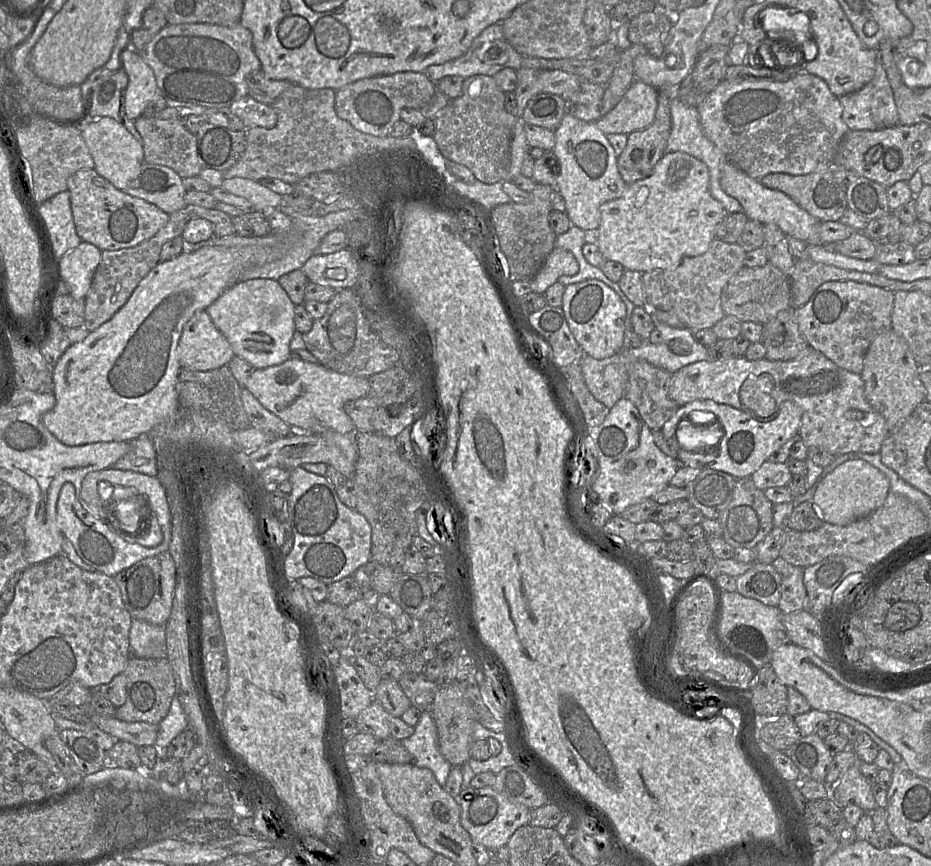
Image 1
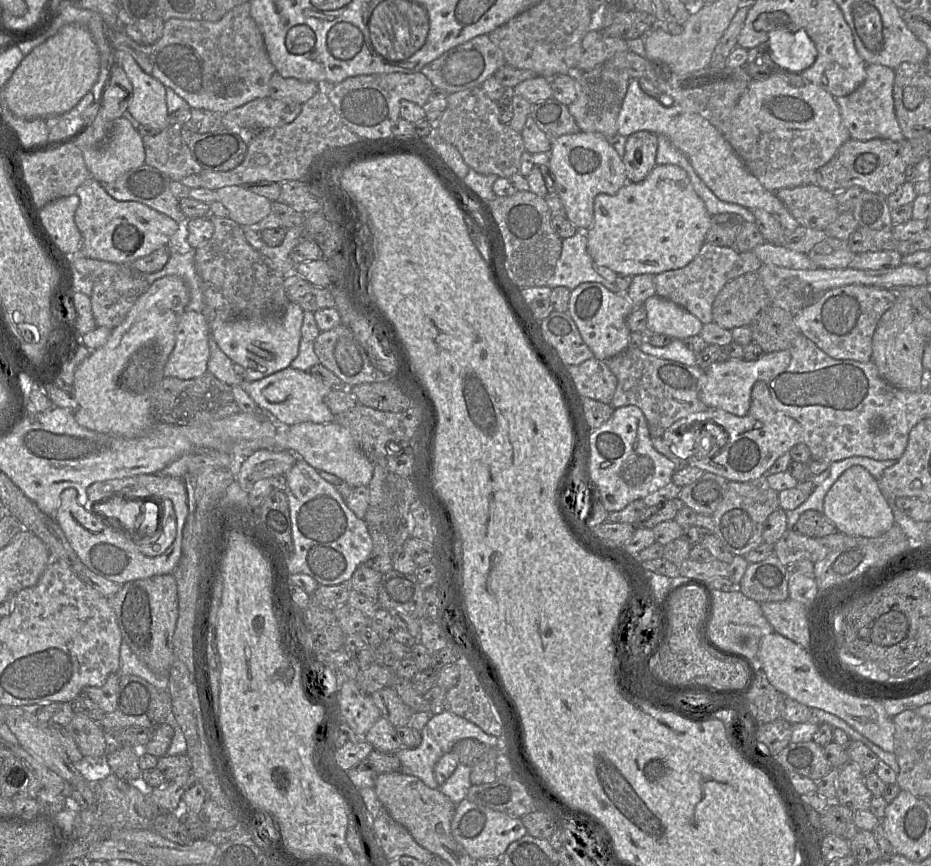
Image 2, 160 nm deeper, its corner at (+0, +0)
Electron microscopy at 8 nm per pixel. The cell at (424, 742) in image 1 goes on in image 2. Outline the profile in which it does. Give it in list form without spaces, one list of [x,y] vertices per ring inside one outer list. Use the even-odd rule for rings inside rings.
[[[427,726],[420,731],[420,735],[421,742],[416,748],[402,747],[395,753],[401,763],[400,771],[418,777],[429,788],[437,789],[439,785],[434,767],[444,752]]]

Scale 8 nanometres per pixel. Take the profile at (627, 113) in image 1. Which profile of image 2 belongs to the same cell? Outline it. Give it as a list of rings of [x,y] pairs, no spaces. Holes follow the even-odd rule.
[[[630,79],[617,119],[617,132],[628,137],[638,131],[649,131],[667,137],[687,157],[698,176],[720,200],[741,205],[751,211],[763,209],[775,216],[786,209],[776,193],[764,188],[724,135],[708,120],[681,106],[664,106],[659,100],[646,94],[637,79]]]

